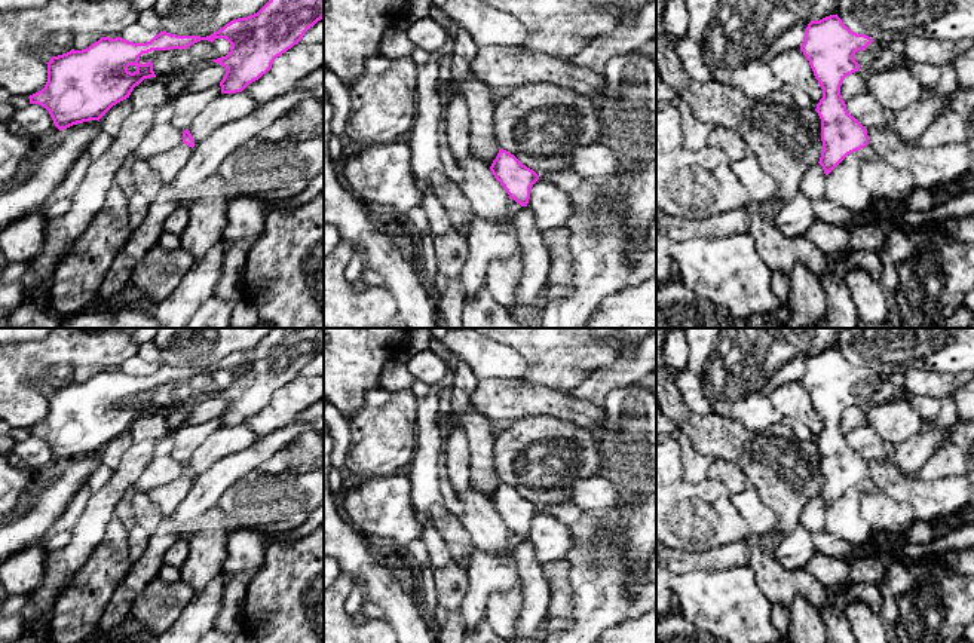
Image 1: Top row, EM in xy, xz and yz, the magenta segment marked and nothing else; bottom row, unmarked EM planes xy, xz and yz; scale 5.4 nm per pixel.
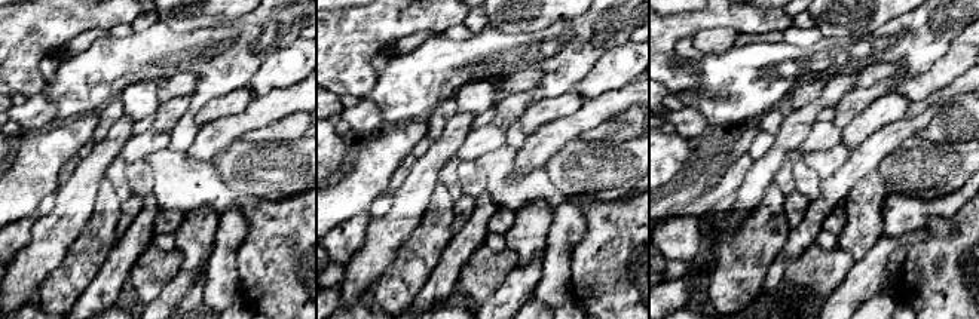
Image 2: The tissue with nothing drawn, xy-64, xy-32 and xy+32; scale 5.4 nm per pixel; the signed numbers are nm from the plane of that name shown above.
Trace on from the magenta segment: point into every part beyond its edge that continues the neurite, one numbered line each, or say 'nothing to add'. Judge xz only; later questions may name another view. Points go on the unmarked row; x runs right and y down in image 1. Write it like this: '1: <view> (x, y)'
nothing to add

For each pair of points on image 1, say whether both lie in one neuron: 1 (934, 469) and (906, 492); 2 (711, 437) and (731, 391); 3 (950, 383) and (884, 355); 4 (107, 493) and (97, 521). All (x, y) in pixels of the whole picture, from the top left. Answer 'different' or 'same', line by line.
1: different
2: different
3: different
4: same

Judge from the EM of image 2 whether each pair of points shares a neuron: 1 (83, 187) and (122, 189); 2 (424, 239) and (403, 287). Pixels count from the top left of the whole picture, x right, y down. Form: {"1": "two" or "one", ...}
{"1": "two", "2": "one"}

